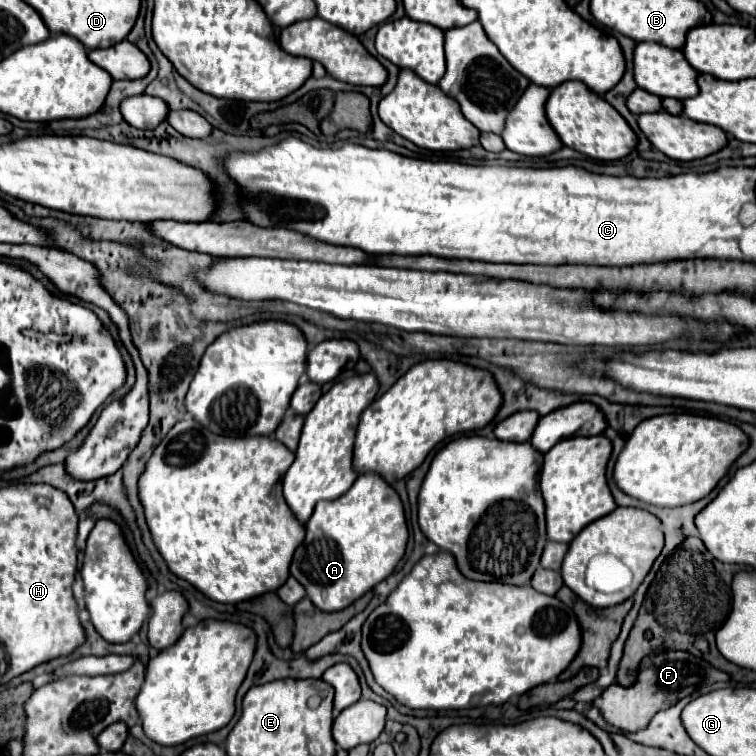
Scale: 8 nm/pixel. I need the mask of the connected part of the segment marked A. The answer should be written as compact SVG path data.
M360 475L340 499L314 507L314 515L306 523L306 537L294 553L290 575L302 583L308 599L320 611L342 611L394 571L406 543L408 527L398 493L378 475Z

